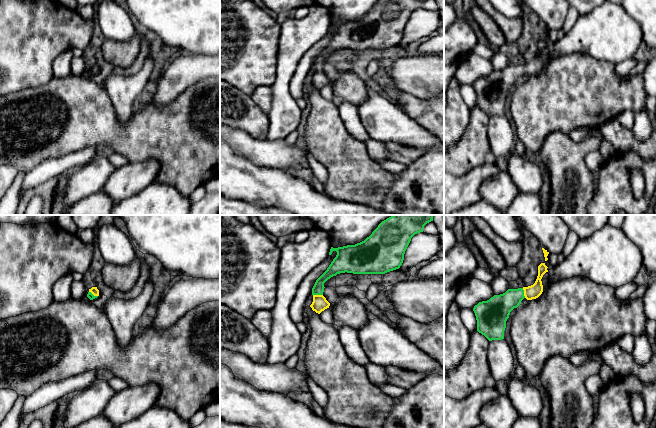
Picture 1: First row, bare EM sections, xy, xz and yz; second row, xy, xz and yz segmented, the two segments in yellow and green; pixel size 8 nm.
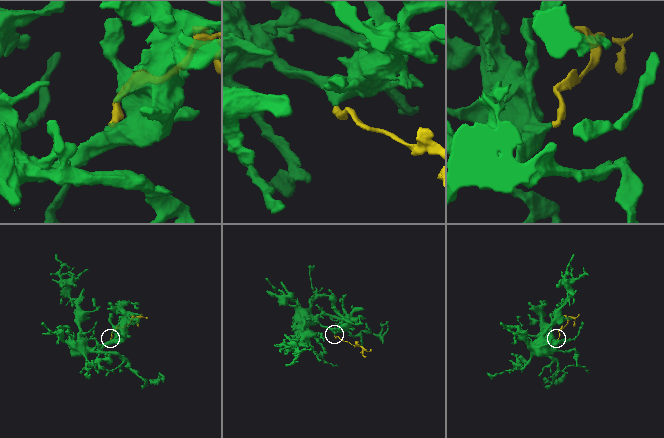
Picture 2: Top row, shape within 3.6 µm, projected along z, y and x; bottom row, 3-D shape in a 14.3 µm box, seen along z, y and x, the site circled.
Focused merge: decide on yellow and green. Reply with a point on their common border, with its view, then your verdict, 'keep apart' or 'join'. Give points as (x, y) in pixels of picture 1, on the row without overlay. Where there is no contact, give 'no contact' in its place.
contact xz (318, 71); join

